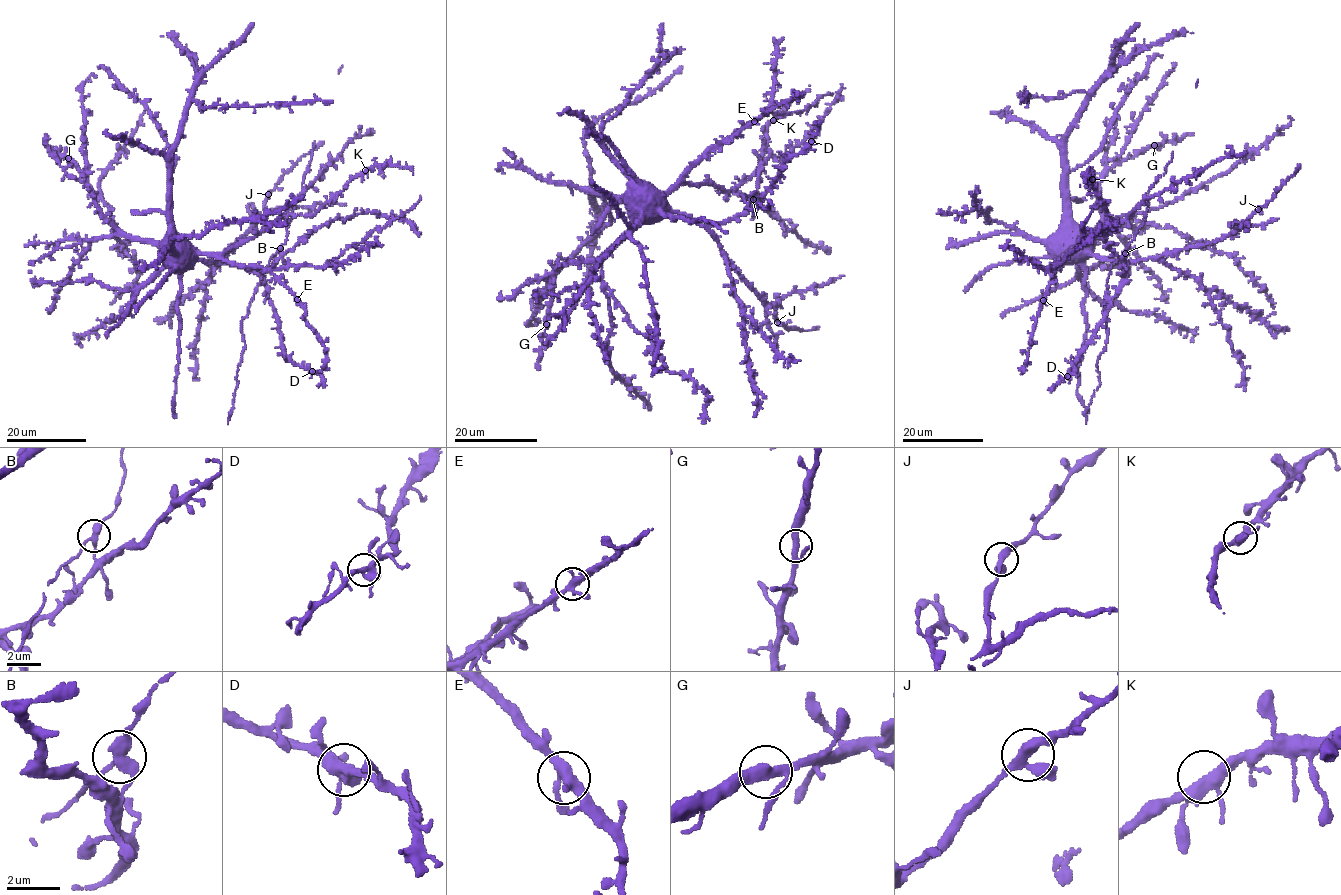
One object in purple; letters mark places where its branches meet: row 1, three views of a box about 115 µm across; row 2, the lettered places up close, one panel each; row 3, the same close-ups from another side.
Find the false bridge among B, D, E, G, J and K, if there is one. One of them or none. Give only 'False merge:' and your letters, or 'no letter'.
False merge: no letter

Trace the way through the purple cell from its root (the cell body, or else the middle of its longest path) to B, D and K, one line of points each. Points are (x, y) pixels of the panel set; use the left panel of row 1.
B: (172, 245), (187, 243), (195, 258), (229, 262), (260, 271), (276, 261), (280, 248)
D: (172, 245), (187, 243), (195, 258), (237, 264), (263, 278), (286, 359), (312, 371)
K: (172, 245), (187, 245), (196, 253), (227, 252), (285, 215), (311, 215), (365, 170)

